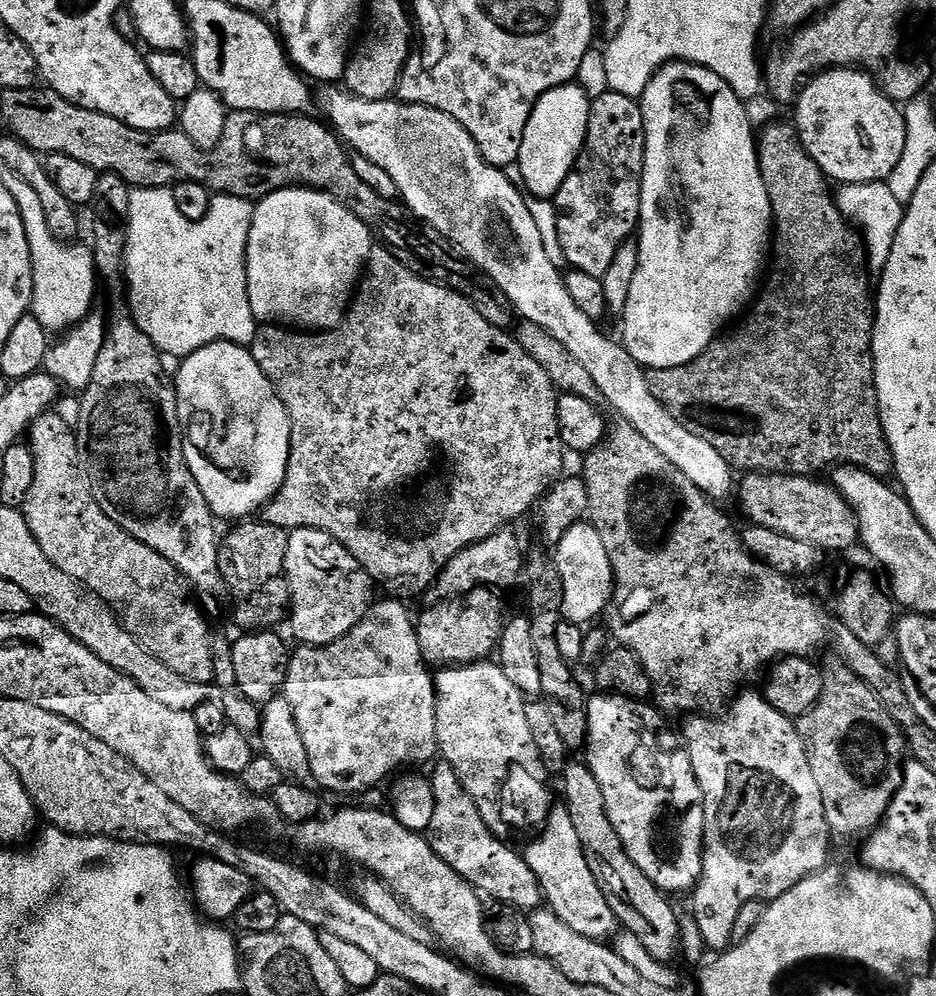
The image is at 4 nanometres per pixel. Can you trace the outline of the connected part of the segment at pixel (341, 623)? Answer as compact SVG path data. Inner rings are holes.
M297 528L289 535L284 575L288 577L292 632L304 646L320 648L324 644L342 638L350 629L358 626L358 622L362 622L362 618L374 603L374 597L372 597L374 581L368 576L367 570L360 567L359 562L346 550L346 546L342 546L333 536L322 530Z

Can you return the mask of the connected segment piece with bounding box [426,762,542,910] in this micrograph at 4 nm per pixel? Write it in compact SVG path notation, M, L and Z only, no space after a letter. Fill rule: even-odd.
M446 763L435 765L430 783L434 796L434 814L426 831L426 839L432 849L454 870L466 883L477 892L497 900L497 905L521 910L536 910L541 907L542 893L540 883L524 861L523 855L516 852L501 837L488 829L480 813L480 807L466 794L458 774Z

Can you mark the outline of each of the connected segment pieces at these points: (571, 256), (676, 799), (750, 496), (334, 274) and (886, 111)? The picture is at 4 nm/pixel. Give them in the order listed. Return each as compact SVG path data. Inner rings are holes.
M608 91L602 94L597 100L592 101L592 109L590 110L590 122L588 123L588 133L584 139L584 148L580 151L580 156L573 166L571 174L562 182L561 188L556 192L554 203L556 205L556 217L558 218L558 242L562 242L562 254L565 261L575 271L585 272L586 274L594 274L602 277L606 274L610 267L610 262L614 261L614 254L618 252L618 248L624 242L634 236L640 223L640 183L642 182L642 174L644 173L644 147L646 146L646 134L644 133L644 119L642 118L642 110L639 103L632 100L626 94L618 94L617 92Z
M596 694L588 701L588 742L586 745L586 763L588 769L598 778L598 786L602 786L602 798L606 798L606 814L610 814L610 822L614 822L614 830L618 830L618 838L622 838L622 846L626 846L626 854L630 854L630 862L654 882L660 891L665 894L672 892L691 893L695 888L698 878L702 874L702 858L704 857L704 795L700 789L698 778L694 774L694 766L690 762L687 751L667 752L660 745L660 719L661 713L651 703L642 700L631 700L629 696L615 694Z
M749 472L743 477L744 481L739 481L738 496L740 492L740 508L749 516L751 523L758 528L769 528L770 530L778 530L778 534L787 534L789 538L798 538L798 542L810 542L812 546L818 546L825 552L825 554L832 554L832 552L848 552L852 547L857 547L860 544L860 527L858 526L858 518L856 512L850 506L850 502L846 502L846 498L842 498L842 494L831 483L820 481L820 478L813 478L812 476L786 476L779 472Z
M287 188L264 197L254 207L246 254L246 290L254 318L261 325L278 324L289 330L337 328L350 311L373 247L371 230L327 192Z
M831 68L819 76L813 76L801 88L794 105L796 131L800 133L800 140L810 158L818 162L829 181L840 186L887 181L894 166L901 161L902 150L905 149L906 122L903 111L884 93L883 87L868 76L871 75L859 68Z

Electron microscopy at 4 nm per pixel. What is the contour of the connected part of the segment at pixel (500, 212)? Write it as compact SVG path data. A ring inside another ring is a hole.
M340 86L325 88L328 89L324 92L324 104L332 115L330 124L336 135L355 155L370 158L370 162L382 166L382 170L386 170L386 174L398 182L400 200L419 220L434 226L434 230L442 233L458 249L463 259L479 269L493 285L496 283L504 291L503 299L513 309L516 307L524 320L542 326L542 330L550 330L550 334L554 334L554 338L558 338L558 342L562 342L562 346L566 346L566 350L570 350L570 354L574 354L574 358L586 366L590 378L594 378L598 390L602 390L604 404L612 407L619 419L630 422L630 426L634 426L634 430L638 430L638 434L642 434L642 438L655 446L673 466L678 466L678 470L682 470L682 474L686 474L686 478L690 478L700 492L711 496L716 502L724 502L720 500L726 499L731 492L733 495L732 465L722 458L722 454L718 454L718 450L714 450L714 446L710 446L710 442L702 442L698 434L690 434L690 430L686 430L678 418L669 414L666 406L654 398L645 369L625 350L623 343L616 341L615 344L606 333L600 332L601 325L597 321L578 310L566 291L561 269L550 262L546 246L542 246L542 234L530 215L525 193L514 187L507 171L487 164L472 135L458 121L450 118L450 114L442 114L442 110L421 104L405 104L396 98L363 100Z

